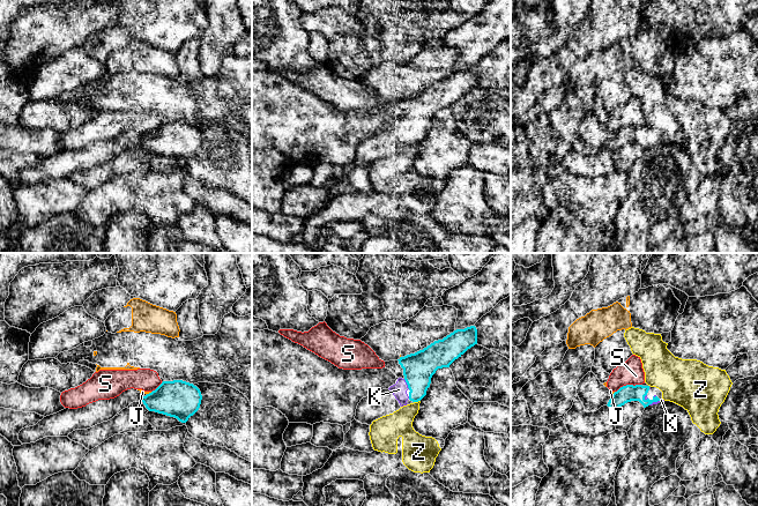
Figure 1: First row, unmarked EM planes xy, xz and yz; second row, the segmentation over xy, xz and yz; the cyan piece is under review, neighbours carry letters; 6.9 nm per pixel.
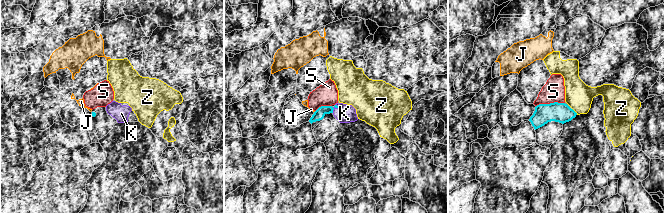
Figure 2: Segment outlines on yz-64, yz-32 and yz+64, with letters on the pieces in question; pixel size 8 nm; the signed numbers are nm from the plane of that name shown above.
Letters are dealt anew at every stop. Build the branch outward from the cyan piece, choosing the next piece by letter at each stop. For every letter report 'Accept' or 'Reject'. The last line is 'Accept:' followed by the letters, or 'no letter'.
J: Reject
K: Accept
S: Reject
Z: Reject
Accept: K

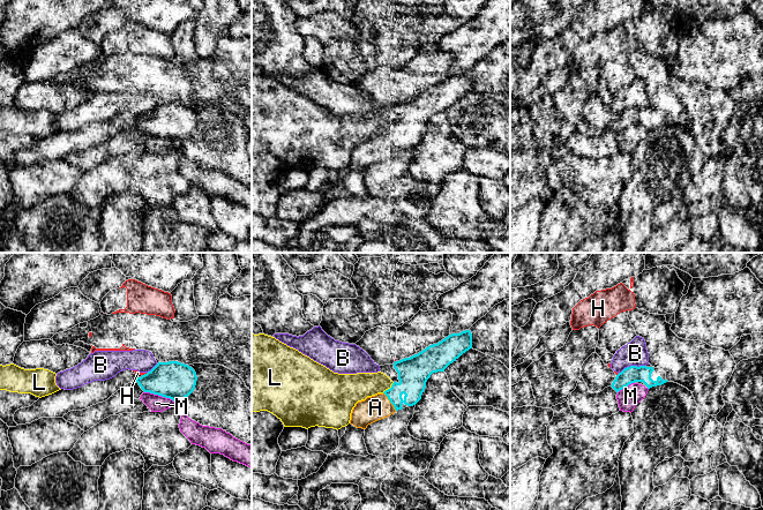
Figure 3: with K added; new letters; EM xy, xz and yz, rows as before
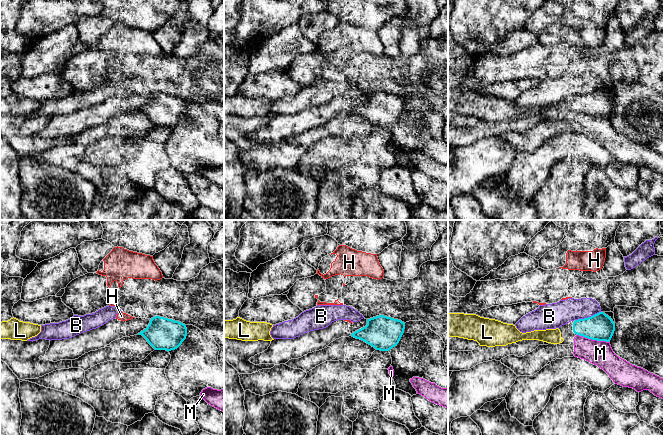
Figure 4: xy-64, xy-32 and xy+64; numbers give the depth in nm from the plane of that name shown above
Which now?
A: Accept
B: Reject
H: Reject
L: Reject
M: Reject
Accept: A

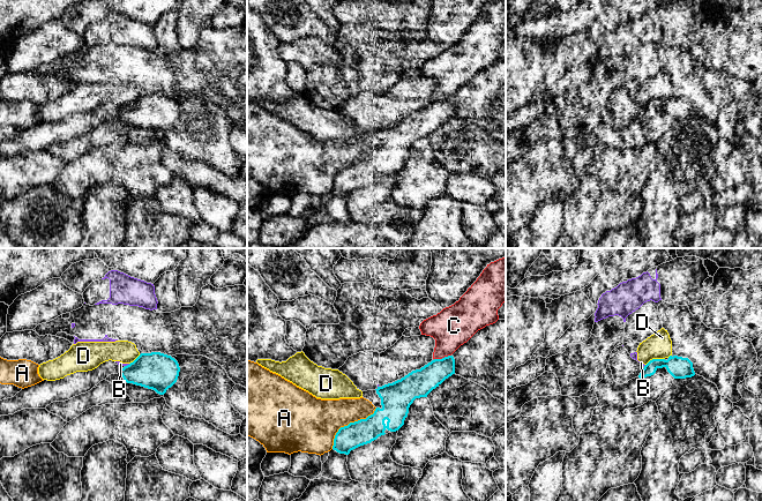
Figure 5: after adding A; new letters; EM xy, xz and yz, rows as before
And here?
A: Reject
B: Reject
C: Reject
D: Reject
Accept: no letter

